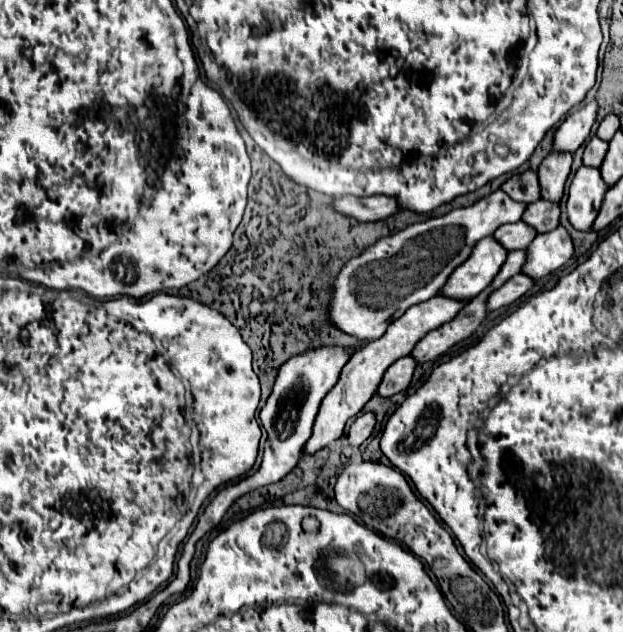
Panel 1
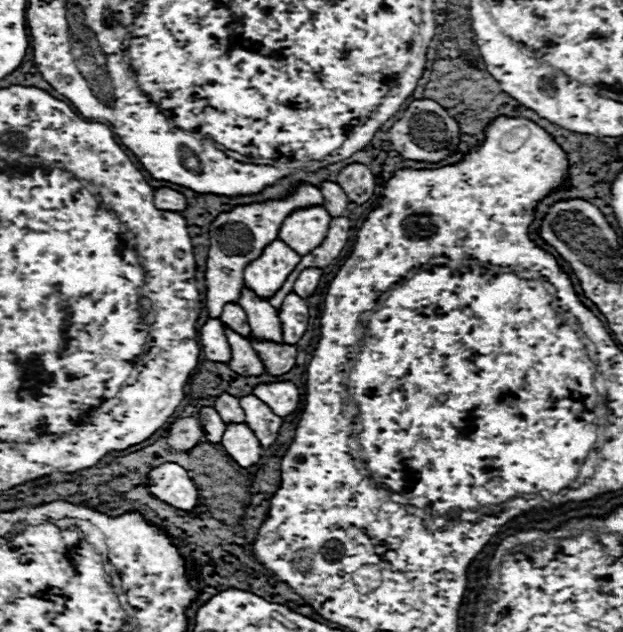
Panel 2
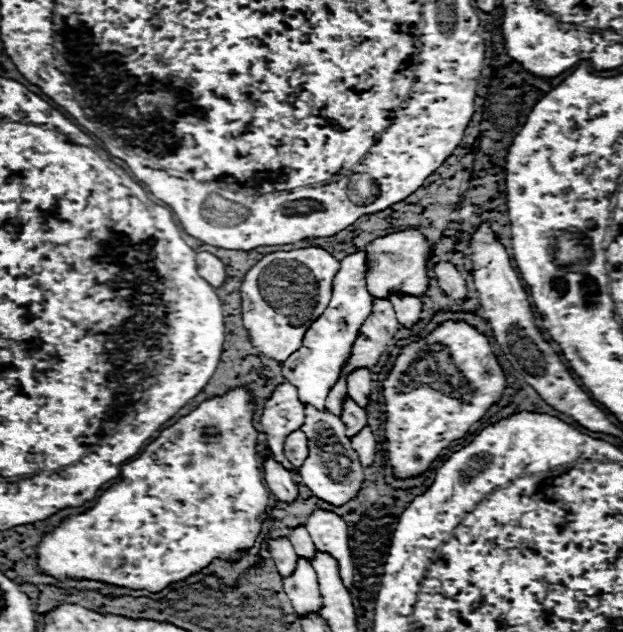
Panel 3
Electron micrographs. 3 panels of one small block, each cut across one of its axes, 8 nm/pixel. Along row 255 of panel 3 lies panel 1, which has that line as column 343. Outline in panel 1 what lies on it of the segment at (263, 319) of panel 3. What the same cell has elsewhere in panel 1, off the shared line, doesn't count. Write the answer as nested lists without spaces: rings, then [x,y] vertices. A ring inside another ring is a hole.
[[[496,190],[468,208],[452,210],[440,218],[412,224],[352,258],[338,274],[334,284],[330,318],[350,336],[376,340],[388,324],[400,318],[410,306],[436,296],[450,274],[472,254],[472,248],[484,236],[492,236],[502,224],[522,220],[526,204],[518,204]]]

